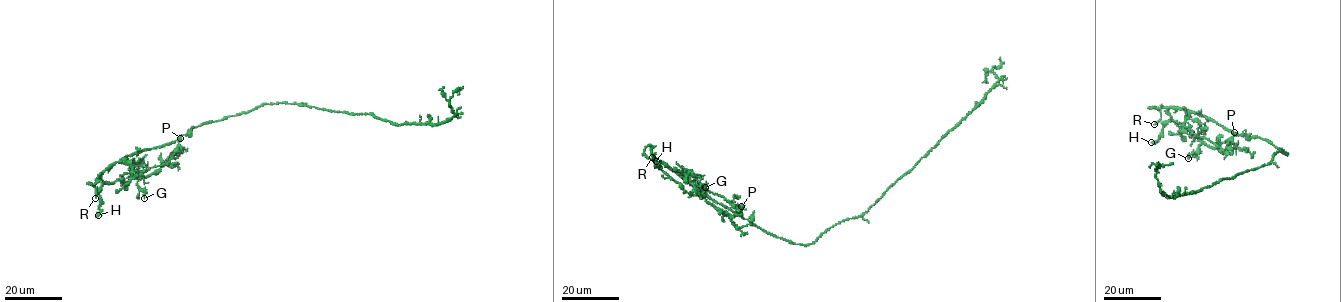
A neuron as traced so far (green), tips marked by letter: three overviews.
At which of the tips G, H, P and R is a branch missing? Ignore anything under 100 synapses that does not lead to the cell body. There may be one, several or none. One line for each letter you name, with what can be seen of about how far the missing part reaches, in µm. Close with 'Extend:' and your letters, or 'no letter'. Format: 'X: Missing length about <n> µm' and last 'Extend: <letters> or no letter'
R: Missing length about 40 µm
Extend: R

